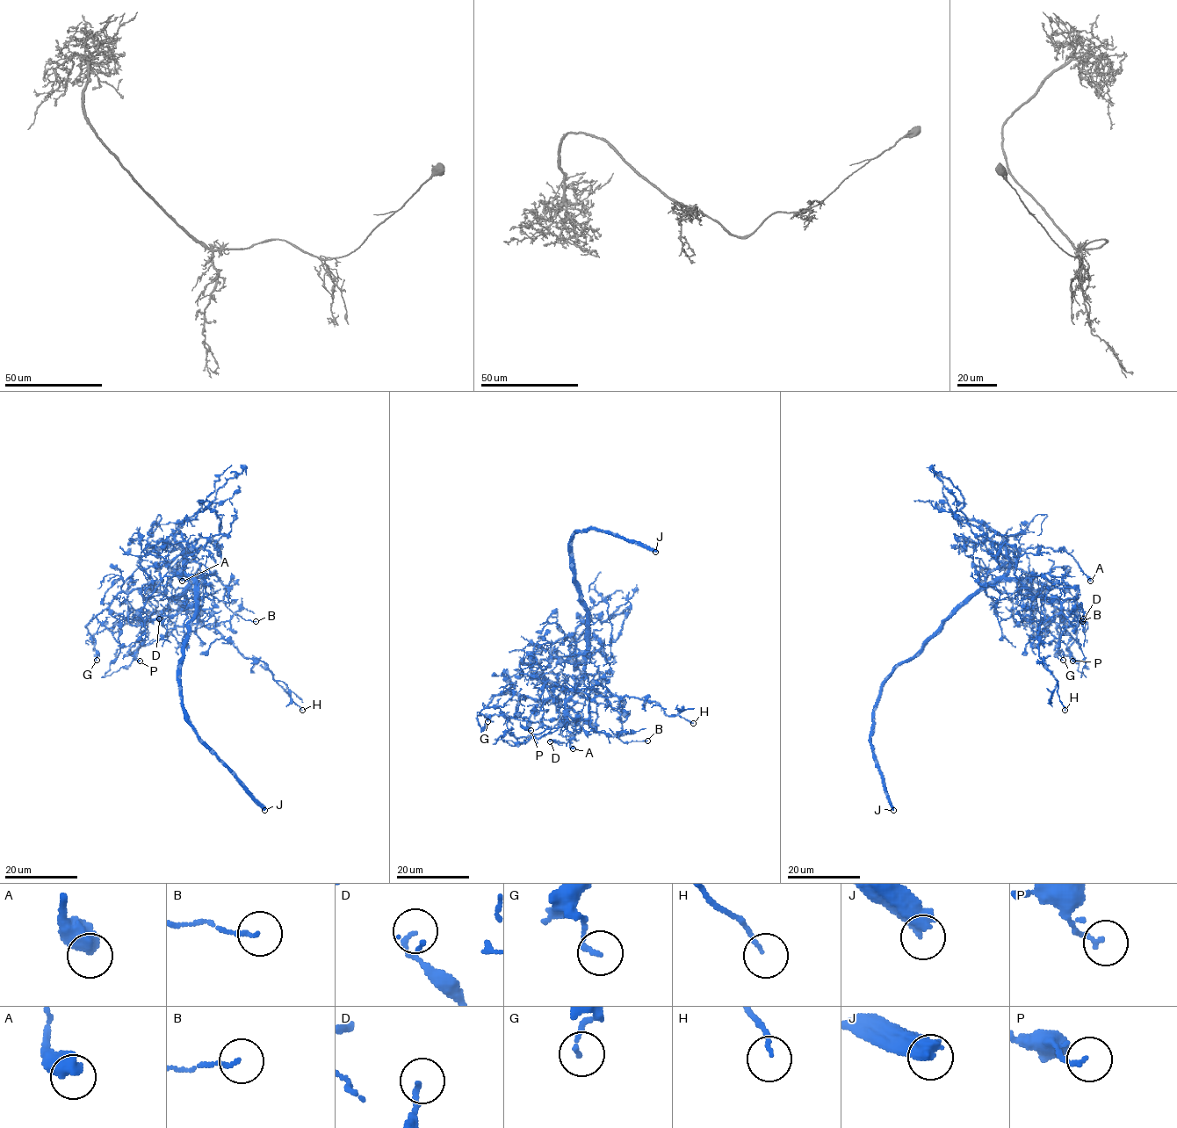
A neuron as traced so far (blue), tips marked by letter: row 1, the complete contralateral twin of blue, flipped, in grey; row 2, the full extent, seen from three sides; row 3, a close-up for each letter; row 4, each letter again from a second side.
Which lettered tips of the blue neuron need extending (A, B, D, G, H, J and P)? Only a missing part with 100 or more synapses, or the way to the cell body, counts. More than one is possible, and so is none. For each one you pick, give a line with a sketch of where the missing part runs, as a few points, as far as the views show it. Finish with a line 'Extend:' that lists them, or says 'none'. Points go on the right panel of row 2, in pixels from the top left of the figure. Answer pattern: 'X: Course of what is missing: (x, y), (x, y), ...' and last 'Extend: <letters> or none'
Extend: J

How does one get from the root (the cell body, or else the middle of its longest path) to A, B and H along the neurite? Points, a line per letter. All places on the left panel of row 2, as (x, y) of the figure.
A: (195, 595), (180, 546), (166, 545), (148, 551), (183, 549), (182, 581)
B: (195, 595), (194, 578), (214, 575), (230, 588), (224, 596), (225, 604), (246, 620), (256, 621)
H: (195, 595), (192, 580), (175, 598), (195, 610), (201, 624), (229, 639), (245, 657), (263, 661), (302, 710)

